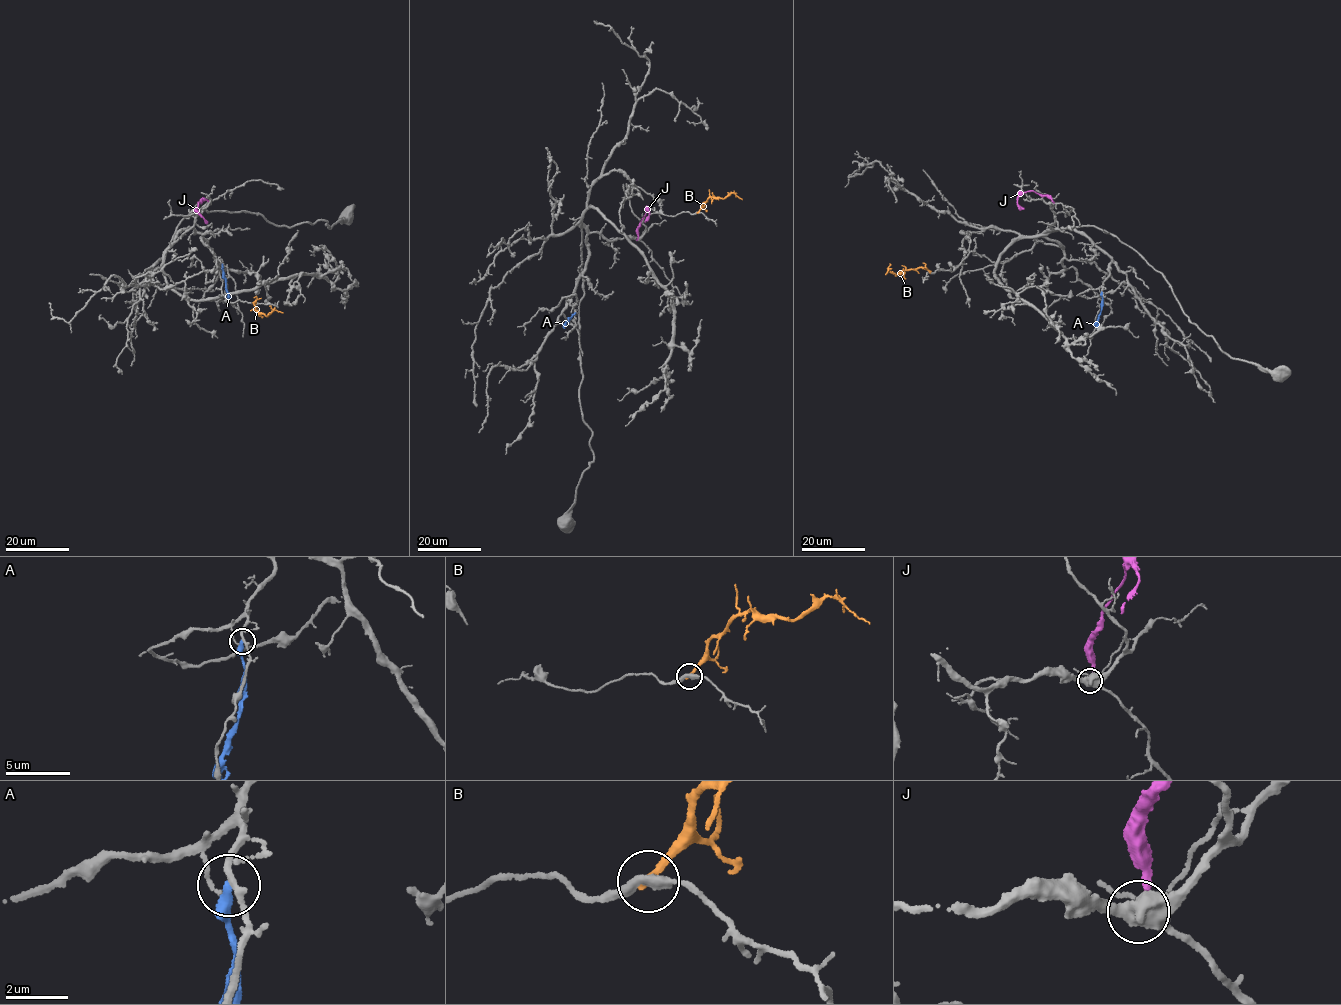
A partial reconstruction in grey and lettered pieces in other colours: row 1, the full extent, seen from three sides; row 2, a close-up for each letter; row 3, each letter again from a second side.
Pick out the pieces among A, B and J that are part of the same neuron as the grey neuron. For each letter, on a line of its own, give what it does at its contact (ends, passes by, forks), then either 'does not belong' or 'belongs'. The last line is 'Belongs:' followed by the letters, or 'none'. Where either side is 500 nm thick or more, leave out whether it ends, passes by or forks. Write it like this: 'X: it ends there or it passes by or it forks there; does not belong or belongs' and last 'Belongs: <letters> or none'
A: it ends there; does not belong
B: it ends there; does not belong
J: it ends there; does not belong
Belongs: none

